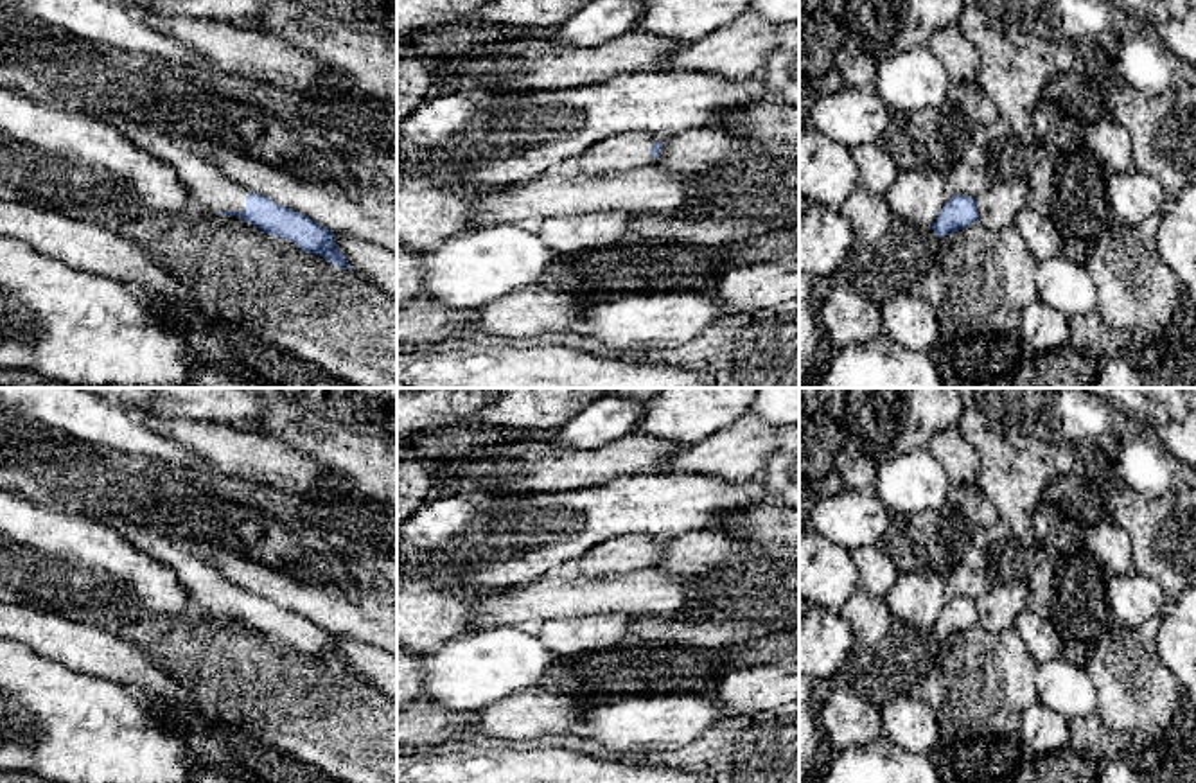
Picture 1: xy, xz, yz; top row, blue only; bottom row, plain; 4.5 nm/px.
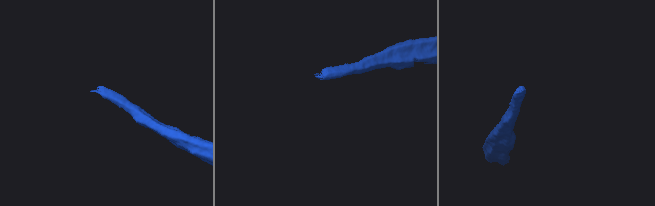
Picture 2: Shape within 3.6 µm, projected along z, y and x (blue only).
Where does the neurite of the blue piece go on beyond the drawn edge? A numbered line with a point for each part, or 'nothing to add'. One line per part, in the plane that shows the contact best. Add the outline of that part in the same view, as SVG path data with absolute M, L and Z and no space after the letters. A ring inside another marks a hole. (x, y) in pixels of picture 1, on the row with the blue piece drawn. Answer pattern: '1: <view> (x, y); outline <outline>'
1: xy (209, 187); outline M104 115L97 119L117 128L142 151L167 162L185 185L190 201L196 201L212 214L242 212L246 207L246 196L253 194L246 187L226 178L212 162L201 158L185 142L169 138L124 115Z

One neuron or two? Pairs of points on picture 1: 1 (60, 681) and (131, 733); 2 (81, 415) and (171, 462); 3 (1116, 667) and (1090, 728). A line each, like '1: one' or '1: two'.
1: one
2: one
3: two

